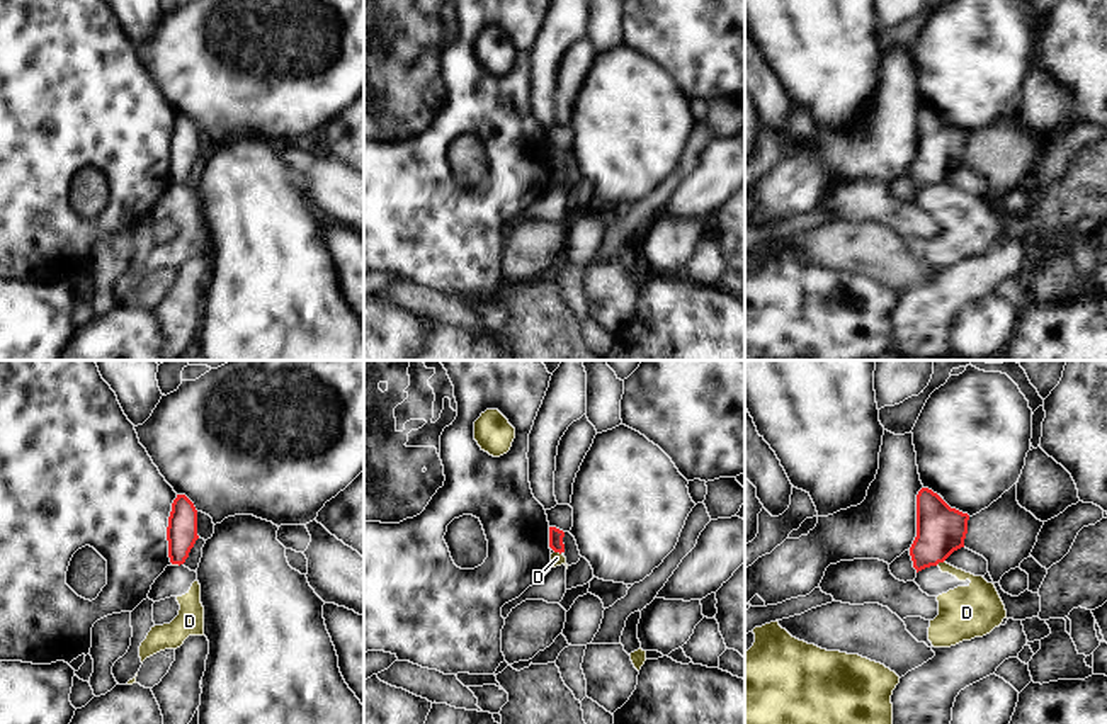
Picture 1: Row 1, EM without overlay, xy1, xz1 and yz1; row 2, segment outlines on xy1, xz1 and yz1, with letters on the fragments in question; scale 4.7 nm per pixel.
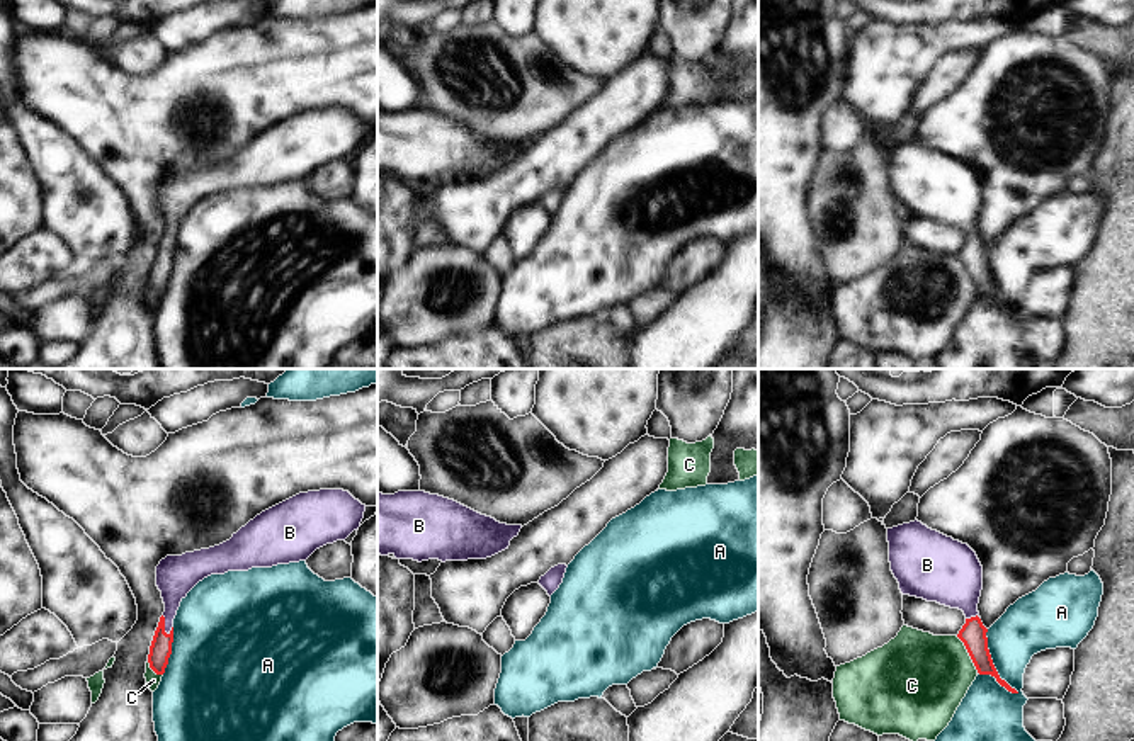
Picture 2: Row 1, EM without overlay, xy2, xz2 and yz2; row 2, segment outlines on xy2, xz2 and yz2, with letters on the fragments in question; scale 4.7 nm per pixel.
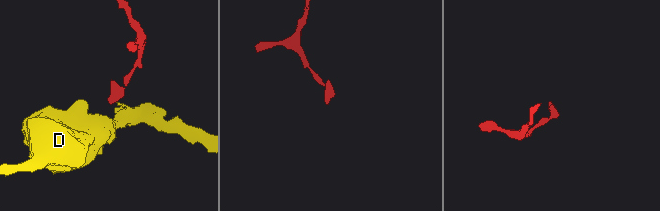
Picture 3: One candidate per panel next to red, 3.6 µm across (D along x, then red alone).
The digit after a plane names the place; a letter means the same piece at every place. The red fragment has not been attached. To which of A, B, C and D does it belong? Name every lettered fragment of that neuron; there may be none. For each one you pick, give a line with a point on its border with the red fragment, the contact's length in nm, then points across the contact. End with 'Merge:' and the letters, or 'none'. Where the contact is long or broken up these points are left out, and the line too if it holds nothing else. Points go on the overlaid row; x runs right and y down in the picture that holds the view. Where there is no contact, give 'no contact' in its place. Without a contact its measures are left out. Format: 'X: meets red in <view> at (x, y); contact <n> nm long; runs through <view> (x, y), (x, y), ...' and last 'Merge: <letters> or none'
B: meets red in xy2 at (164, 626); contact 100 nm long; runs through xy2 (160, 650), (164, 626), (170, 612), (175, 575)
Merge: B

